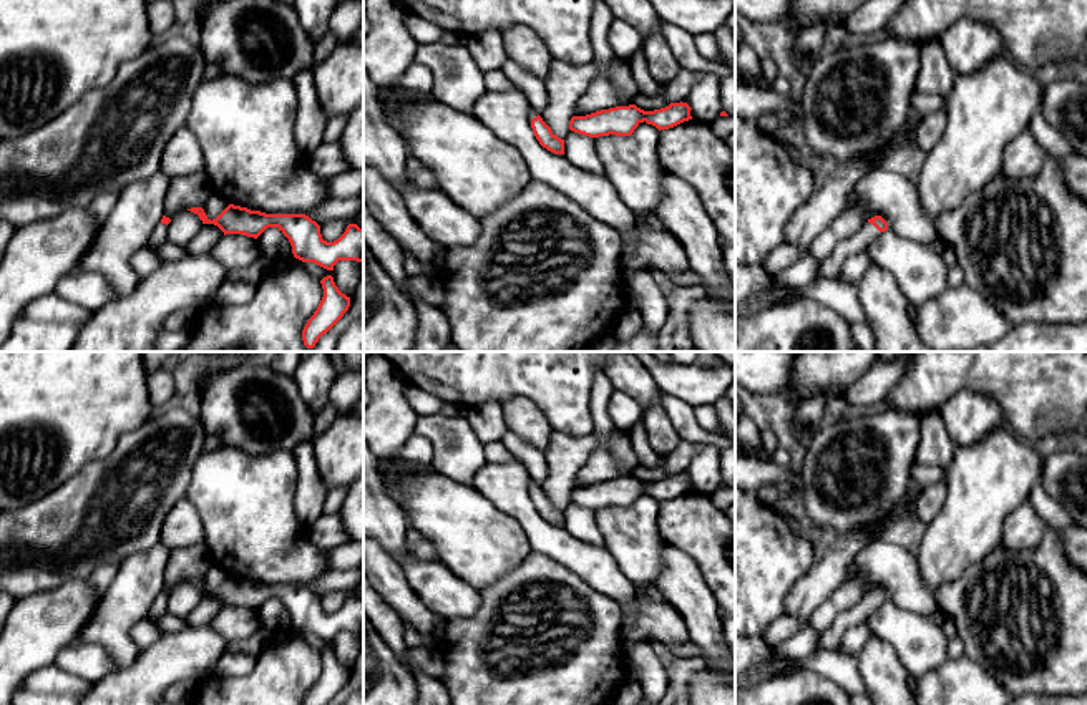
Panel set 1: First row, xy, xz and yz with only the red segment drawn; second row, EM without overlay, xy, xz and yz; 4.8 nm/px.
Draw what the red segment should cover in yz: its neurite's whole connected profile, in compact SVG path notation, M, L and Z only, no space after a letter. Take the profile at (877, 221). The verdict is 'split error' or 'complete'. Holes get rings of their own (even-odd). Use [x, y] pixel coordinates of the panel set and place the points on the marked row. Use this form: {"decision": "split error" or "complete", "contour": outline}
{"decision": "split error", "contour": "M881 216L868 219L856 234L838 242L833 252L820 260L818 279L836 277L848 257L865 252L865 249L885 231L888 231L888 222Z"}

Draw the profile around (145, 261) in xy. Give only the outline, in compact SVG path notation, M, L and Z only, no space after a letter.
M139 249L131 255L131 267L141 277L148 277L156 272L164 262L153 249Z

